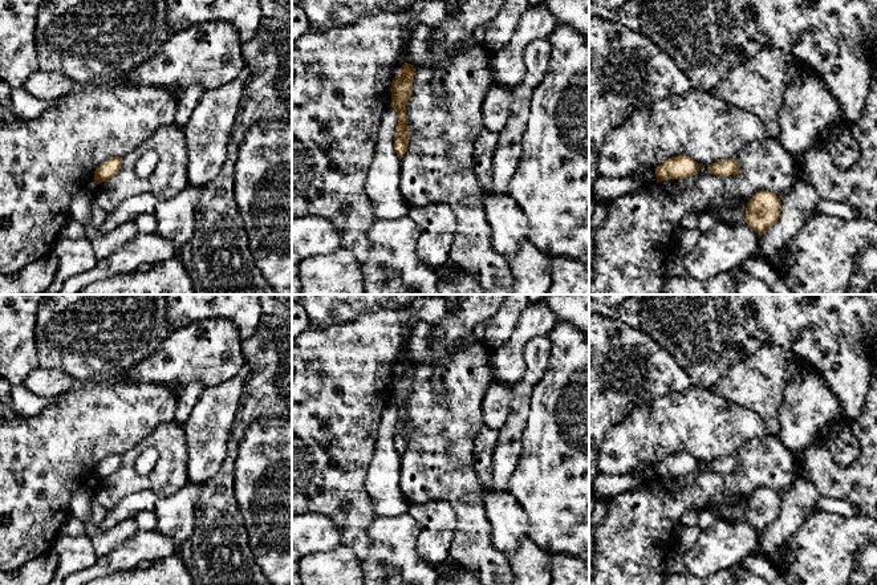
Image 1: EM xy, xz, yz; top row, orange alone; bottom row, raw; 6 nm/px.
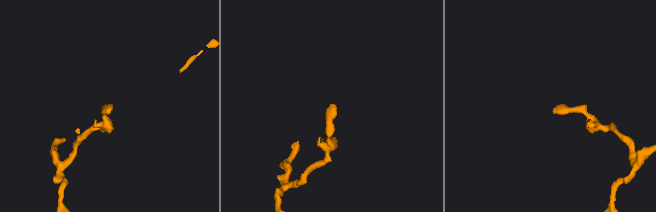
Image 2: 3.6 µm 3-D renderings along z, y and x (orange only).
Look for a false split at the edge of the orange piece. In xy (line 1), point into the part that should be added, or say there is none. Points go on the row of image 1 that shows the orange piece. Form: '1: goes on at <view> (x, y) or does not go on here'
1: does not go on here

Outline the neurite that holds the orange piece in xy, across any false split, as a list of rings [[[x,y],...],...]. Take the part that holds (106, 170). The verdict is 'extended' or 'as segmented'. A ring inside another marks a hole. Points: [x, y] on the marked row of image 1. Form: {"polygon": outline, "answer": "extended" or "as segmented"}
{"polygon": [[[114,157],[102,162],[94,171],[94,184],[100,184],[117,175],[122,166],[122,158]]], "answer": "as segmented"}

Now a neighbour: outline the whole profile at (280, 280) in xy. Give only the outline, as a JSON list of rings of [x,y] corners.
[[[255,122],[245,133],[235,162],[235,200],[256,267],[277,294],[292,294],[292,123]]]

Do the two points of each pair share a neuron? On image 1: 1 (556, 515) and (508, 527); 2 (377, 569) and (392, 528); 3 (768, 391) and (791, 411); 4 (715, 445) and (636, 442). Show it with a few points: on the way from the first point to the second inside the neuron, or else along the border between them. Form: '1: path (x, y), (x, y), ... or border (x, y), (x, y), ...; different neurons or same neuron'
1: border (512, 495), (526, 514), (527, 532), (530, 535); different neurons
2: path (380, 559), (390, 548), (392, 539); same neuron
3: border (796, 376), (784, 389), (778, 413), (779, 434); different neurons
4: path (695, 441), (656, 441); same neuron

